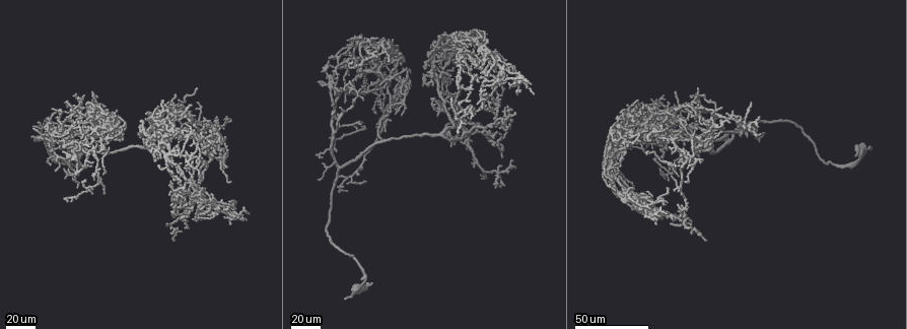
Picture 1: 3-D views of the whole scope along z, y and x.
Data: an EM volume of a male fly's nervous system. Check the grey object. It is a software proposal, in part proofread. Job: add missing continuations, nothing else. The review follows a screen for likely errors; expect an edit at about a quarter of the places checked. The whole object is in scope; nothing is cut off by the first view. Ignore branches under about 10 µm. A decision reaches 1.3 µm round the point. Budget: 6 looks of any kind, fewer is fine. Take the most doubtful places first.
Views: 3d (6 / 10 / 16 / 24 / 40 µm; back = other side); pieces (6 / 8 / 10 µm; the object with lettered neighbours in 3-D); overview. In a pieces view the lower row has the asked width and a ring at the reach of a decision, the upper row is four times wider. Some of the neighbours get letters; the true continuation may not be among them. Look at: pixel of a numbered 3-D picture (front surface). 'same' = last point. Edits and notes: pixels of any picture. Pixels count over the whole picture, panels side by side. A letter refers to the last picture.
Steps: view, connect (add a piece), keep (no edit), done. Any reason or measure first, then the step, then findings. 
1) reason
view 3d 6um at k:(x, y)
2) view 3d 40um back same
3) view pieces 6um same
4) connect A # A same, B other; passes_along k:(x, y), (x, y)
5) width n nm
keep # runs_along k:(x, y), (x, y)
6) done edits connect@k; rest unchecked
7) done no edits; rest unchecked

free end
view 3d 40um at 1:(639, 104)

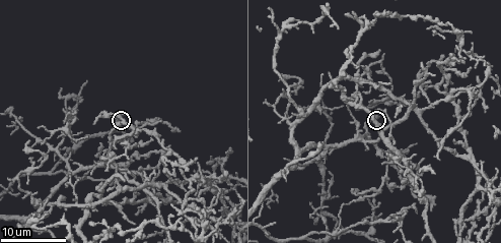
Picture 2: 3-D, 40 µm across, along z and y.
view pieces 10um at 2:(378, 118)

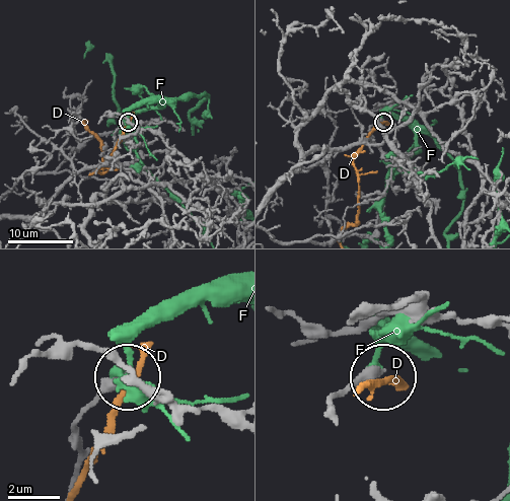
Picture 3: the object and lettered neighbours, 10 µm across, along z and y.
keep # D other, F other; no lettered piece goes on from it

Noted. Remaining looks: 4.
tapers out
view 3d 24um at 1:(358, 61)

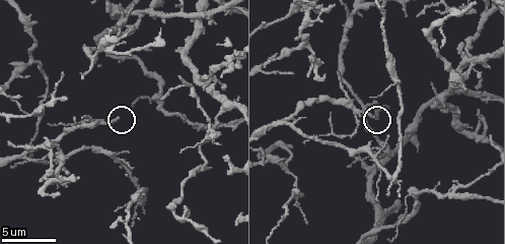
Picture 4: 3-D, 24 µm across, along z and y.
view pieces 10um at 4:(371, 116)

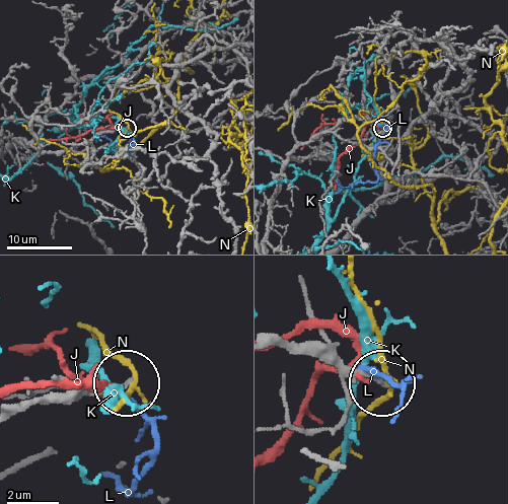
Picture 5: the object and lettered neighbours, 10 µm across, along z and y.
keep # J other, K other, L other, N other; runs_along 5:(275, 345), (334, 354), (377, 382); no lettered piece goes on from it

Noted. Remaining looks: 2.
free end
view 3d 40um at 1:(450, 42)

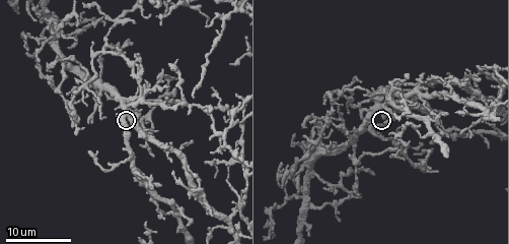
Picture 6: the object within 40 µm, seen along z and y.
view pieces 6um at 6:(385, 123)

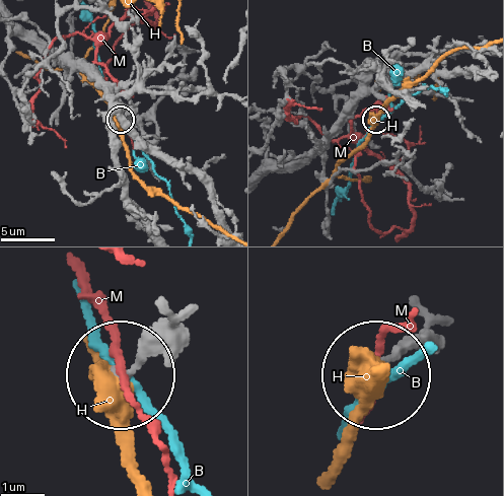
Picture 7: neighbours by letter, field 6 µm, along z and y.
width 180 nm
keep # B other, H other, M other; none of them fits

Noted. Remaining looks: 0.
done no edits; rest unchecked

